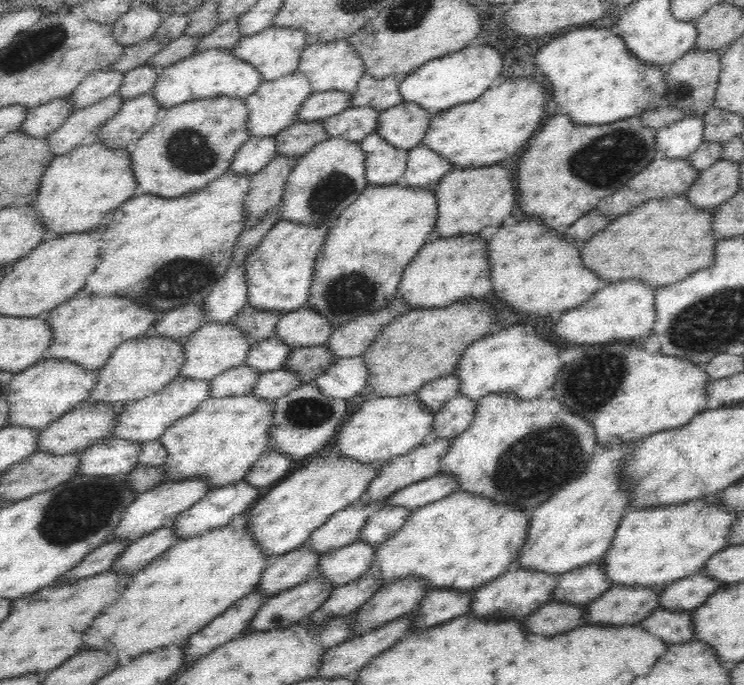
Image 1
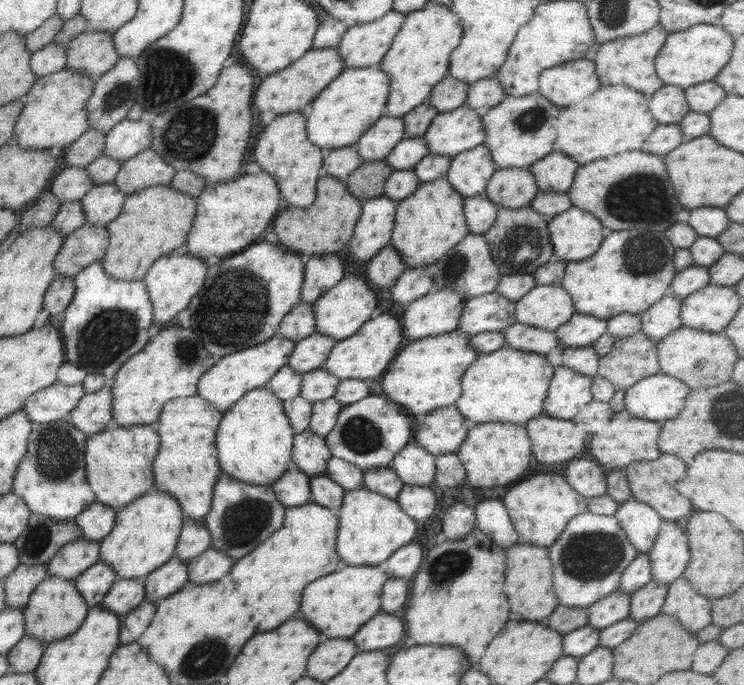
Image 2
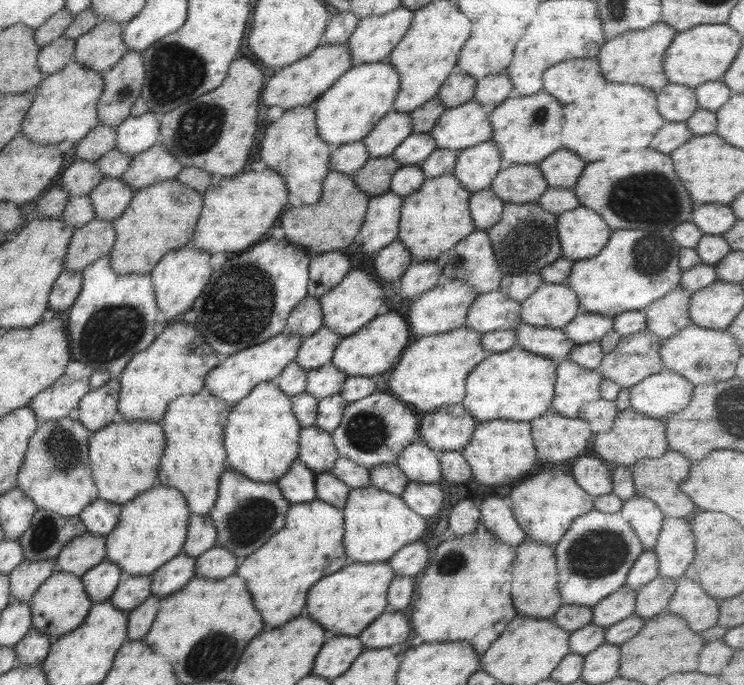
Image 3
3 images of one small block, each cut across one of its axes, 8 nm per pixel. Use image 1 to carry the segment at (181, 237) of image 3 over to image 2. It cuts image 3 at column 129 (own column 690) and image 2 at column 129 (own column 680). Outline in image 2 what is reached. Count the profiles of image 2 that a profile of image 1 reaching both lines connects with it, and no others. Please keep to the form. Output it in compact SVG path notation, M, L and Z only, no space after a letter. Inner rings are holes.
M169 185L150 186L129 194L120 213L105 224L109 240L101 258L103 270L111 278L142 280L153 261L183 249L195 213L195 198Z

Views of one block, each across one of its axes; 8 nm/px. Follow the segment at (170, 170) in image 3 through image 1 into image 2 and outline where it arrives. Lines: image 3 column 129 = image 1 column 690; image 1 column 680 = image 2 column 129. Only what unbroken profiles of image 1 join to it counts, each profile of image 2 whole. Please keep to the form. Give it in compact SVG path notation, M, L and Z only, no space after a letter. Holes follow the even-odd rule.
M145 149L122 161L119 172L112 180L123 195L157 185L169 185L176 170L153 150Z

